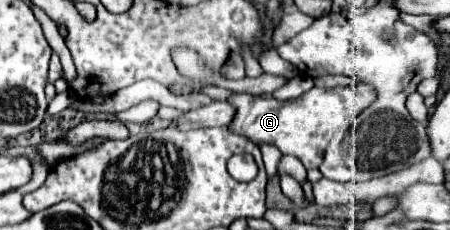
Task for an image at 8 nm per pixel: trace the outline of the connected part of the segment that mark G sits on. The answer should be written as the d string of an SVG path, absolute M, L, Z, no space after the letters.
M364 83L334 89L312 87L298 99L288 101L280 101L276 97L256 97L248 93L232 93L226 101L234 103L236 113L232 123L228 123L226 127L238 131L238 135L246 135L246 139L254 143L276 145L284 155L294 155L296 159L300 159L306 169L318 169L332 133L344 125L346 117L358 117L374 101L374 97L374 89Z

